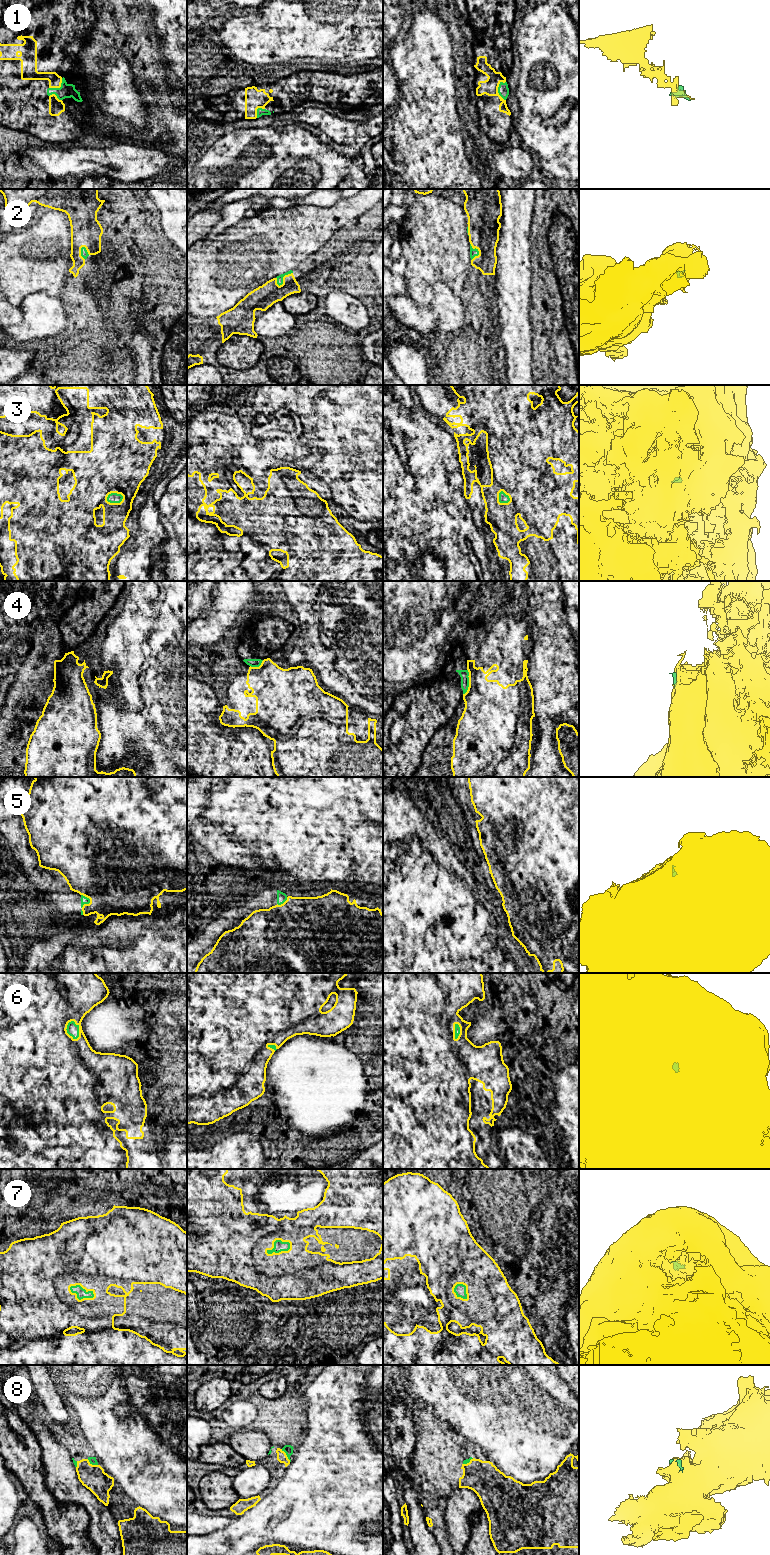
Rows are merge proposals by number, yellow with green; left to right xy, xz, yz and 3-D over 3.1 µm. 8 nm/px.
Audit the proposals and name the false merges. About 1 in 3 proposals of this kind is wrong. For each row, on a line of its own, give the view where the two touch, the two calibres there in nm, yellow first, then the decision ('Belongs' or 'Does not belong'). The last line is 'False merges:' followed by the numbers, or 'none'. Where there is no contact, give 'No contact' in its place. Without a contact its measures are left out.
1: Touches yellow in yz. Thickness 130 nm (yellow) against 90 nm. Belongs
2: Touches yellow in xz. Thickness 190 nm (yellow) against 50 nm. Does not belong
3: Touches yellow in xy. Thickness 340 nm (yellow) against 80 nm. Belongs
4: Touches yellow in yz. Thickness 400 nm (yellow) against 70 nm. Does not belong
5: Touches yellow in xy. Thickness 500 nm (yellow) against 60 nm. Belongs
6: Touches yellow in xy. Thickness 340 nm (yellow) against 100 nm. Belongs
7: Touches yellow in xy. Thickness 480 nm (yellow) against 80 nm. Belongs
8: Touches yellow in xz. Thickness 80 nm (yellow) against 80 nm. Does not belong
False merges: 2, 4, 8

